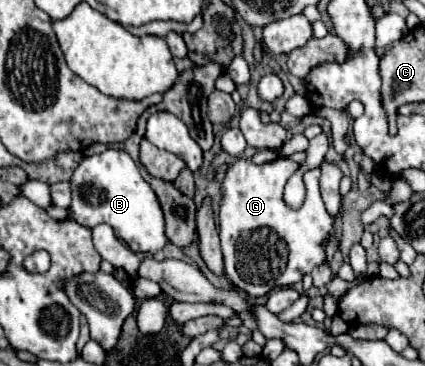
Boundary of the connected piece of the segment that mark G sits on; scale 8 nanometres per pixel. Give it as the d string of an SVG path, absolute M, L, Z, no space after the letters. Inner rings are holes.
M239 159L227 171L221 183L219 201L219 239L223 251L225 273L229 281L257 299L275 287L291 287L311 273L315 265L325 261L321 241L333 233L335 219L327 213L319 193L319 169L303 175L307 199L303 209L293 211L283 203L285 181L297 171L291 159L275 159L263 165L253 165L249 159Z

